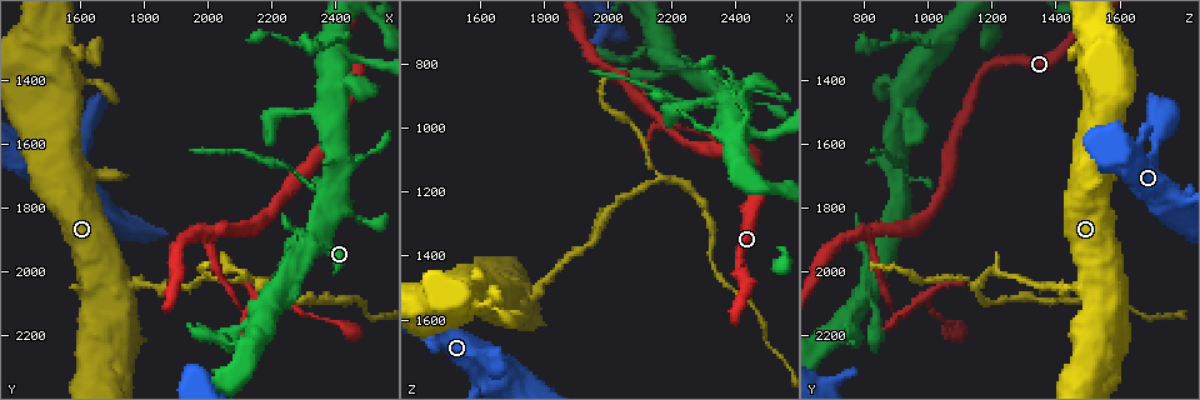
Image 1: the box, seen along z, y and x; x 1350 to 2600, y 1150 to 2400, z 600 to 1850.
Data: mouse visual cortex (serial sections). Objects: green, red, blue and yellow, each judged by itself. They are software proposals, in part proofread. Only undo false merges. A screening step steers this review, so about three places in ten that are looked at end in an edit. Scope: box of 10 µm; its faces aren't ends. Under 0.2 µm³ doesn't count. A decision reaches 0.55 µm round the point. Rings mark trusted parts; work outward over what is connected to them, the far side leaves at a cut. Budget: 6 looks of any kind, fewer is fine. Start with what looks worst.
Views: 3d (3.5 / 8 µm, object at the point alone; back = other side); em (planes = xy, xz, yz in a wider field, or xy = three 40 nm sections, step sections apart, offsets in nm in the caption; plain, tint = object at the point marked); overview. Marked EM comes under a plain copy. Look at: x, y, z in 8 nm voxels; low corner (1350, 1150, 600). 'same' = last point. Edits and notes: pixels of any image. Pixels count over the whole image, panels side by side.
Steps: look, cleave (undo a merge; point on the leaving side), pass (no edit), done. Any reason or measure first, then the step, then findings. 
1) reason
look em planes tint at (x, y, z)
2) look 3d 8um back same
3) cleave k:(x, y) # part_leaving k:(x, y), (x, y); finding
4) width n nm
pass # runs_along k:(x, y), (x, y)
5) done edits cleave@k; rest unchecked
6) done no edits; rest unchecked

three-way junction
look 3d 3.5um at (2040, 1880, 830)

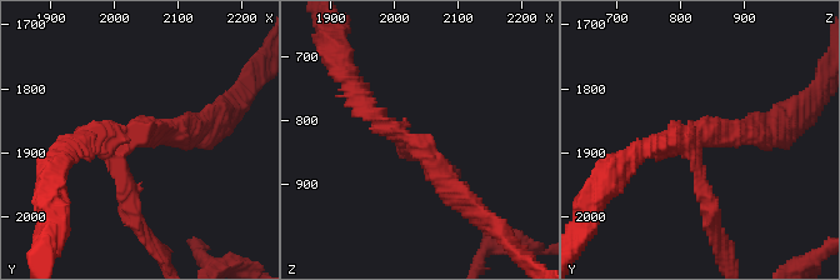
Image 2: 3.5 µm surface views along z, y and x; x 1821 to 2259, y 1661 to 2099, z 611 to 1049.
arms 3; arm_widths 200, 250, 250 nm
look em xy step 1 tint at (2035, 1875, 835)

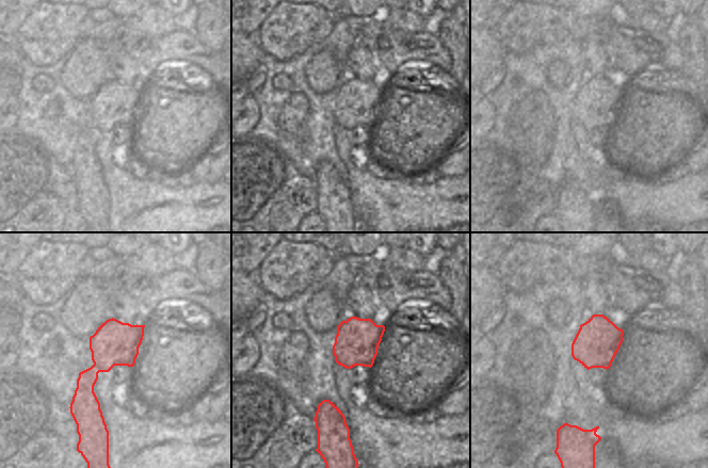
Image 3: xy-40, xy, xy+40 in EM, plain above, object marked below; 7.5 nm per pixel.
pass # runs_along 2:(184, 135), (145, 128), (123, 150), (130, 211); all the same cell

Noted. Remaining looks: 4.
abrupt turn
look 3d 3.5um at (2110, 2120, 900)

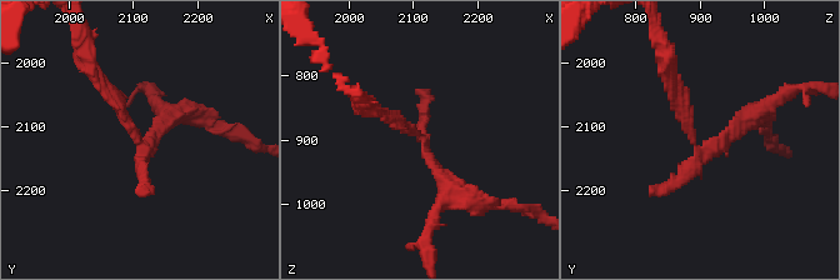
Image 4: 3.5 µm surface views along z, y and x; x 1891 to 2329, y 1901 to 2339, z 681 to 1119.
look em planes tint at (2110, 2130, 890)

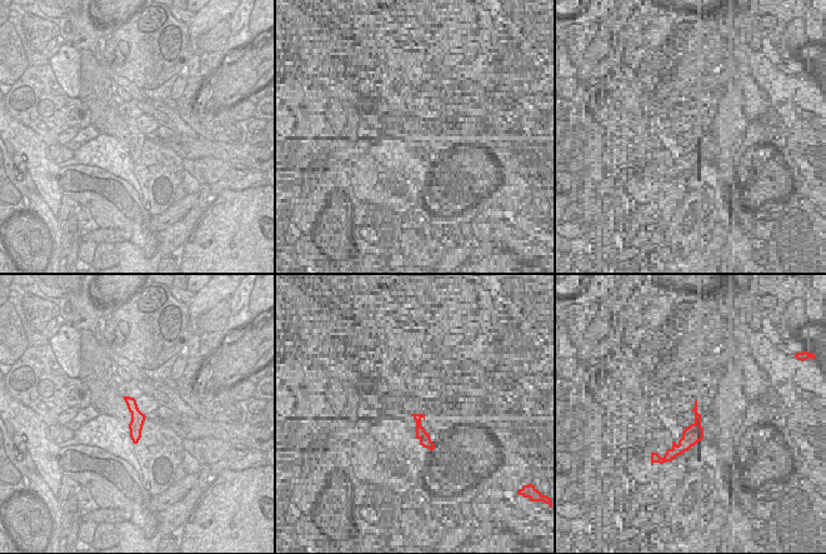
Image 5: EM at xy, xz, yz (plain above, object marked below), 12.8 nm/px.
pass # continuous, no second cell

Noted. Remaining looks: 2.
done no edits; rest unchecked

